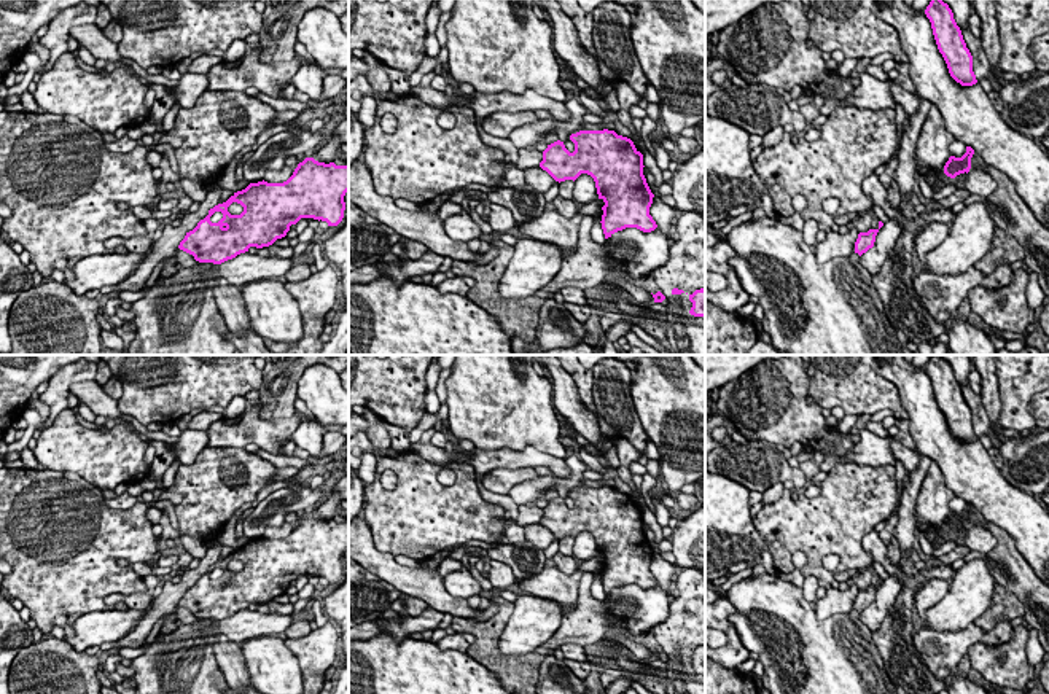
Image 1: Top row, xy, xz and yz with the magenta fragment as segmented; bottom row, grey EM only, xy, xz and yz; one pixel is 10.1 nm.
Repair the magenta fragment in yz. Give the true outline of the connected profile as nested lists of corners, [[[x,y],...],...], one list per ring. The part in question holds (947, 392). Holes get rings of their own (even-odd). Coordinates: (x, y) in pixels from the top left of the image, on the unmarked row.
[[[931,355],[925,371],[931,379],[938,406],[947,420],[950,433],[961,443],[976,441],[973,412],[966,404],[961,387],[957,382],[949,361],[941,355]]]

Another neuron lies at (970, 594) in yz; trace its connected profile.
[[[987,559],[966,562],[955,571],[947,594],[926,610],[926,629],[936,632],[961,632],[992,605],[995,578]]]

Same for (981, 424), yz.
[[[969,382],[961,385],[961,392],[966,400],[966,404],[973,412],[973,428],[976,431],[976,436],[979,438],[982,435],[989,435],[992,430],[992,423],[989,420],[985,406],[982,404],[982,396],[973,392]]]

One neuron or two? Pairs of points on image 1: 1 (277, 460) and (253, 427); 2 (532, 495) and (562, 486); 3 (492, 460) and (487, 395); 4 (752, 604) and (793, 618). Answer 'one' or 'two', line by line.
1: two
2: one
3: two
4: one

